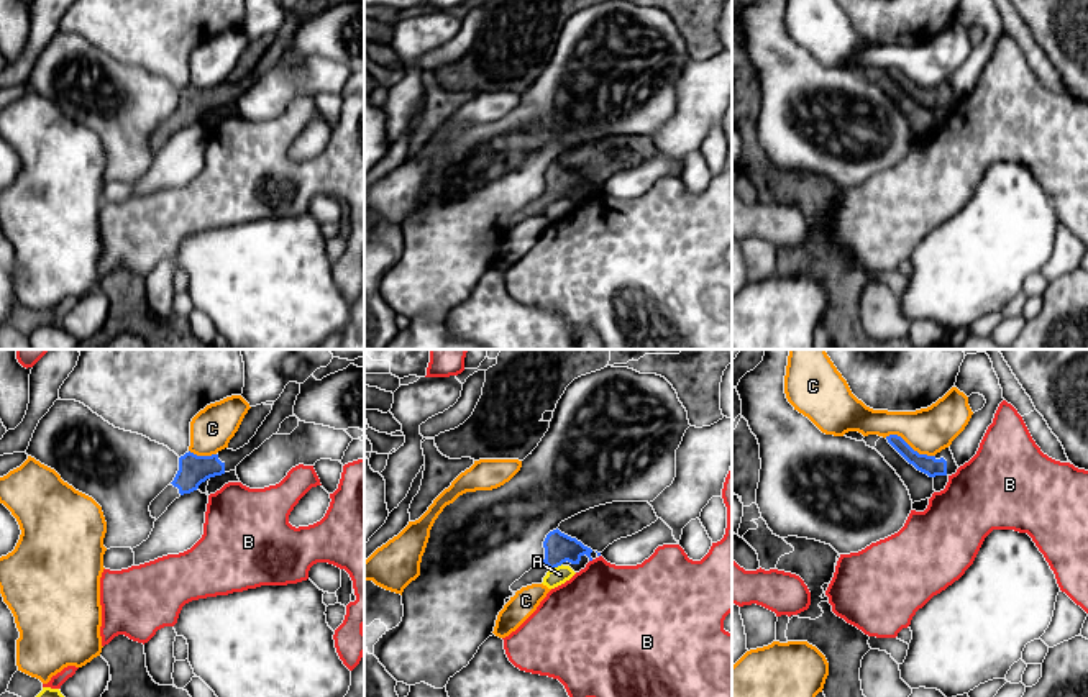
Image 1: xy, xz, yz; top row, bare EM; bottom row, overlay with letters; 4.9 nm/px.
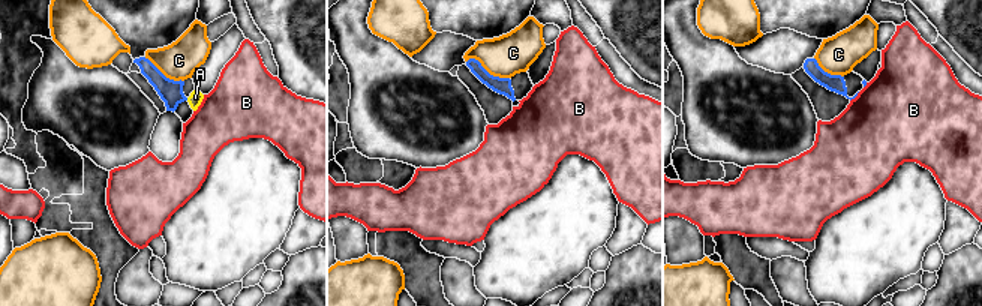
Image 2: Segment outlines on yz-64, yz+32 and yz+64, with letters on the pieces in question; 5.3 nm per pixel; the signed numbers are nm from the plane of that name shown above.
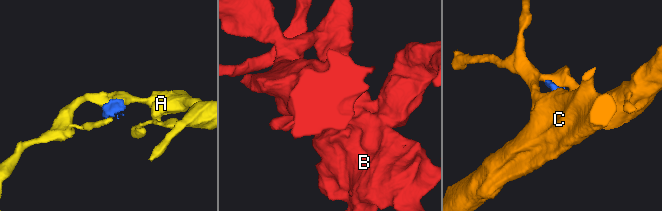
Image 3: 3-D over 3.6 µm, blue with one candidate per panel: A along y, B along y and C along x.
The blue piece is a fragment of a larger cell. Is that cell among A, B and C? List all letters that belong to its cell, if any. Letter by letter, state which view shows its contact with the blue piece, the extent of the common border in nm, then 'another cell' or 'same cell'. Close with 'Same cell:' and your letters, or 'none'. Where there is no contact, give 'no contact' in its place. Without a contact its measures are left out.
A: xz | 80 nm | another cell
B: no contact | another cell
C: yz | 260 nm | another cell
Same cell: none

